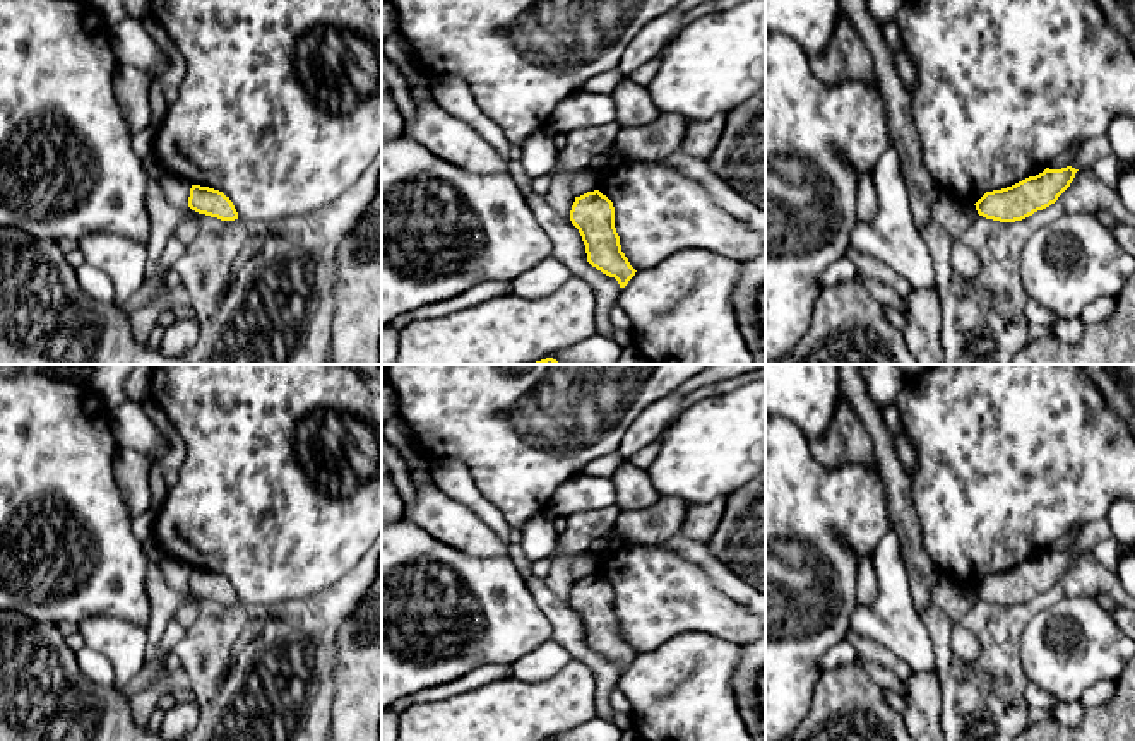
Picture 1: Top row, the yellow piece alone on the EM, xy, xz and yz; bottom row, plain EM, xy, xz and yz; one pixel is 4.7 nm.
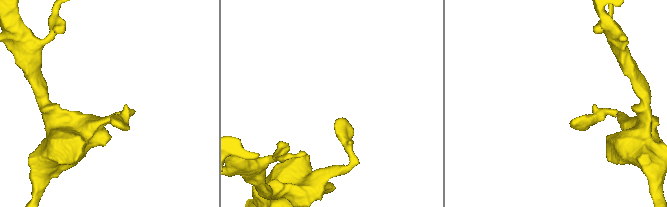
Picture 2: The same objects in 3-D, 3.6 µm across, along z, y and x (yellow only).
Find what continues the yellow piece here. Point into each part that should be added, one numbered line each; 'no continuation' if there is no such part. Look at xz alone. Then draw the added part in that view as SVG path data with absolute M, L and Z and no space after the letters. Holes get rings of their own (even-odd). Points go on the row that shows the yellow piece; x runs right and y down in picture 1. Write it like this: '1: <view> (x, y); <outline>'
no continuation

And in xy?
no continuation

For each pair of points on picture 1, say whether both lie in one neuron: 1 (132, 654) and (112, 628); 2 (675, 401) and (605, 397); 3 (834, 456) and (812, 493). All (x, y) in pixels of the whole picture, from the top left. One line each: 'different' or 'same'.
1: same
2: different
3: different

